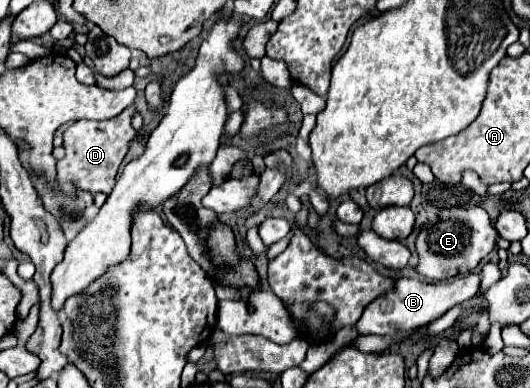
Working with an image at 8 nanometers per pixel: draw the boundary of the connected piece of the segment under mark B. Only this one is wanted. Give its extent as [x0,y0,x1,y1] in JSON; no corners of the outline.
[356,273,480,335]

